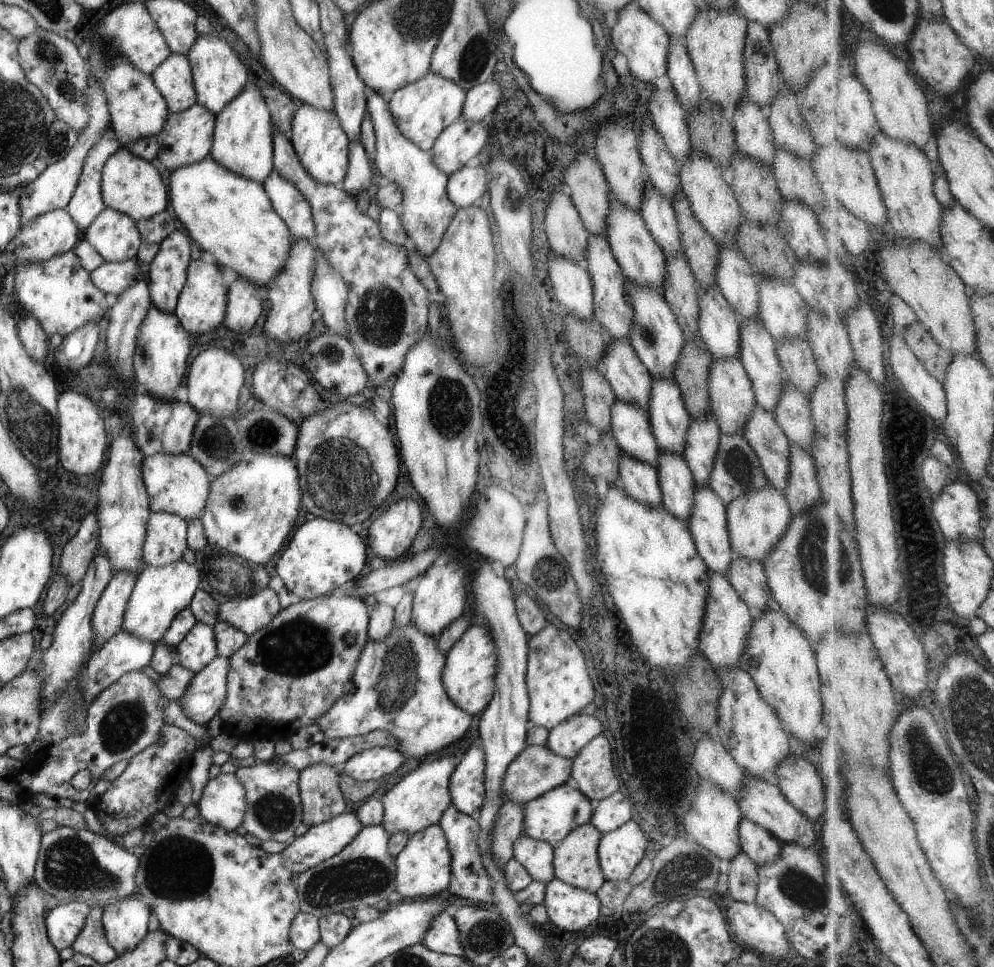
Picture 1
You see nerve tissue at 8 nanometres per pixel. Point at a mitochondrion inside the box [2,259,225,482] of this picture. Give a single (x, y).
(33, 426)

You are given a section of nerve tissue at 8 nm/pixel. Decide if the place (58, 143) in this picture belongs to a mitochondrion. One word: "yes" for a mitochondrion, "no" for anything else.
yes

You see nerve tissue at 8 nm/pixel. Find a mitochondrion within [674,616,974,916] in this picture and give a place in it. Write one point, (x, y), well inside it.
(931, 773)

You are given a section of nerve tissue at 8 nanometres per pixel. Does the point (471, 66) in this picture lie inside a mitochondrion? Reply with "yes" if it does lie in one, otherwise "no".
yes

